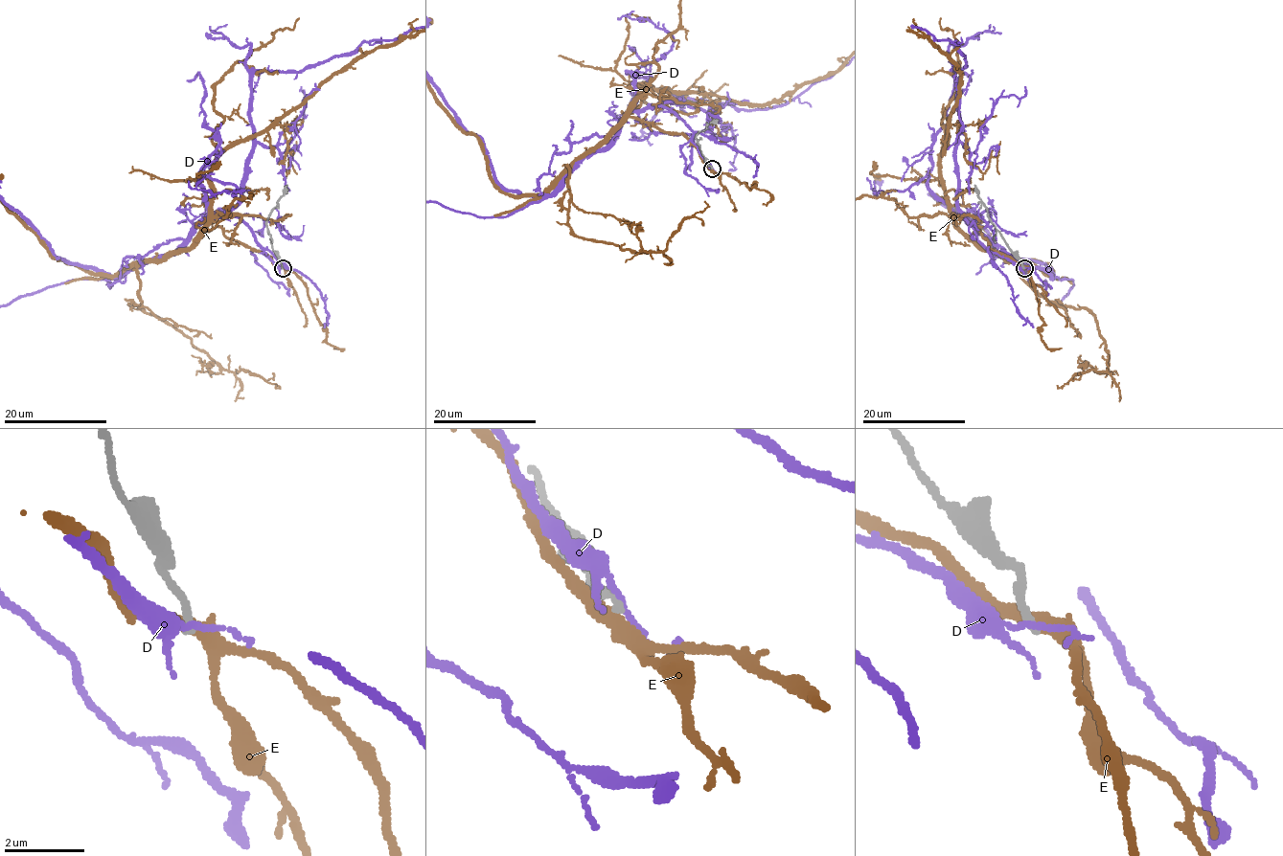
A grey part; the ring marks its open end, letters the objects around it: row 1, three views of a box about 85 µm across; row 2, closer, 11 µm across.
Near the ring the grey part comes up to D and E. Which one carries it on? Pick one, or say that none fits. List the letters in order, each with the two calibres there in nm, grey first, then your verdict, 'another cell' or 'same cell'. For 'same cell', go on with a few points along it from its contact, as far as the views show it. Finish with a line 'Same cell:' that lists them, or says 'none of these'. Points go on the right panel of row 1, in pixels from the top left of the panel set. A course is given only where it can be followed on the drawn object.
D: 200/120 nm | another cell
E: 200/380 nm | another cell
Same cell: none of these

